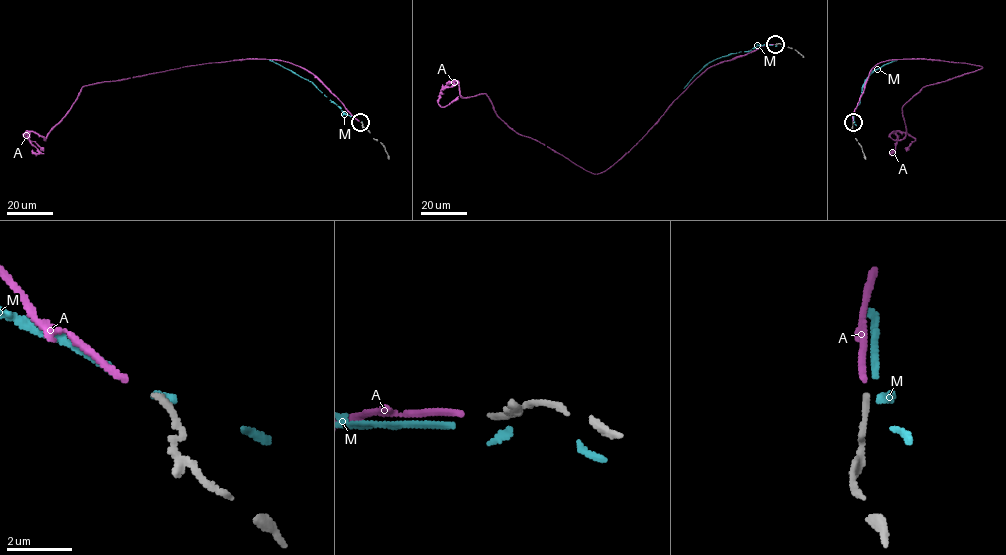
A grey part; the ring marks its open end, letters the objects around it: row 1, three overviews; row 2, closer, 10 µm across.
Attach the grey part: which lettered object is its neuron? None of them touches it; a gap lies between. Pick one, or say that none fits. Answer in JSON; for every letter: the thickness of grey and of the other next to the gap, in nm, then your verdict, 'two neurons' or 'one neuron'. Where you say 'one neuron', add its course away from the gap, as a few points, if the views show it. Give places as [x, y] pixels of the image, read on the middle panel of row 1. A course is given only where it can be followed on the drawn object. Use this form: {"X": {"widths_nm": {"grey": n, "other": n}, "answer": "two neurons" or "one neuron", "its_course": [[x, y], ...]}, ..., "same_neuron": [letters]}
{"A": {"widths_nm": {"grey": 170, "other": 190}, "answer": "one neuron", "its_course": [[773, 44], [708, 67], [599, 173], [517, 134], [485, 93], [462, 97], [453, 81], [438, 101], [457, 97]]}, "M": {"widths_nm": {"grey": 170, "other": 170}, "answer": "two neurons"}, "same_neuron": ["A"]}

